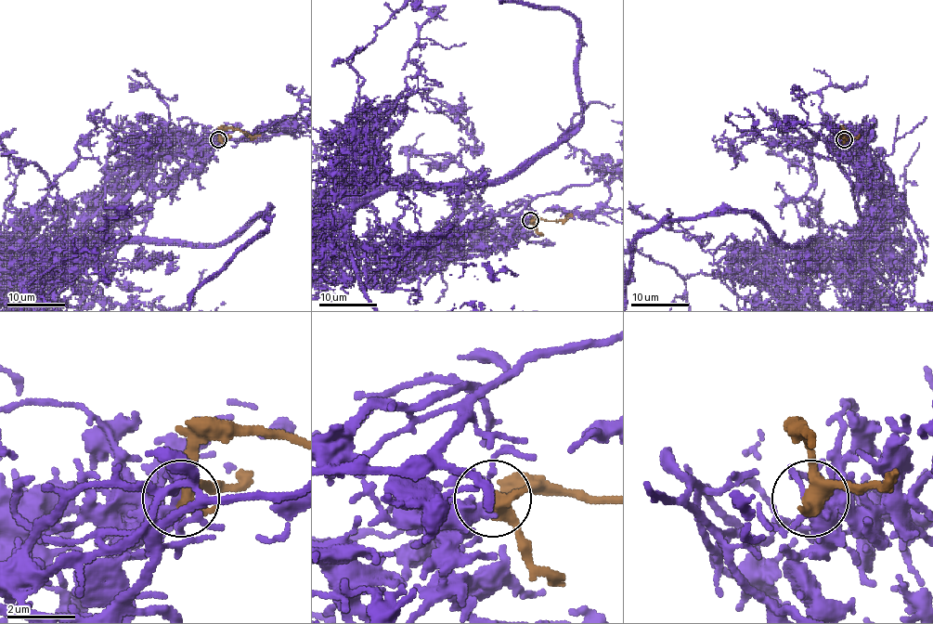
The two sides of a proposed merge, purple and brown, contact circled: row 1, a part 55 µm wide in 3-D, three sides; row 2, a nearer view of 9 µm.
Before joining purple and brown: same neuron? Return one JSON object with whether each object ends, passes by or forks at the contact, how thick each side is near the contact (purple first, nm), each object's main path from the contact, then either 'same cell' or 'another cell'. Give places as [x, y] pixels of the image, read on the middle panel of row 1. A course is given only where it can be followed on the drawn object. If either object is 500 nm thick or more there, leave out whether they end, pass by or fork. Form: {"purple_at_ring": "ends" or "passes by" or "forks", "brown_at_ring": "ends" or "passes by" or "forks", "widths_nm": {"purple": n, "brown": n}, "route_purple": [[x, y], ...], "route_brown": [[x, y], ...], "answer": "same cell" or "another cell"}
{"purple_at_ring": "passes by", "brown_at_ring": "passes by", "widths_nm": {"purple": 320, "brown": 440}, "route_purple": [[529, 221], [398, 227], [407, 189], [494, 187], [581, 116], [578, 26]], "route_brown": [[530, 221], [562, 221], [572, 214]], "answer": "another cell"}

